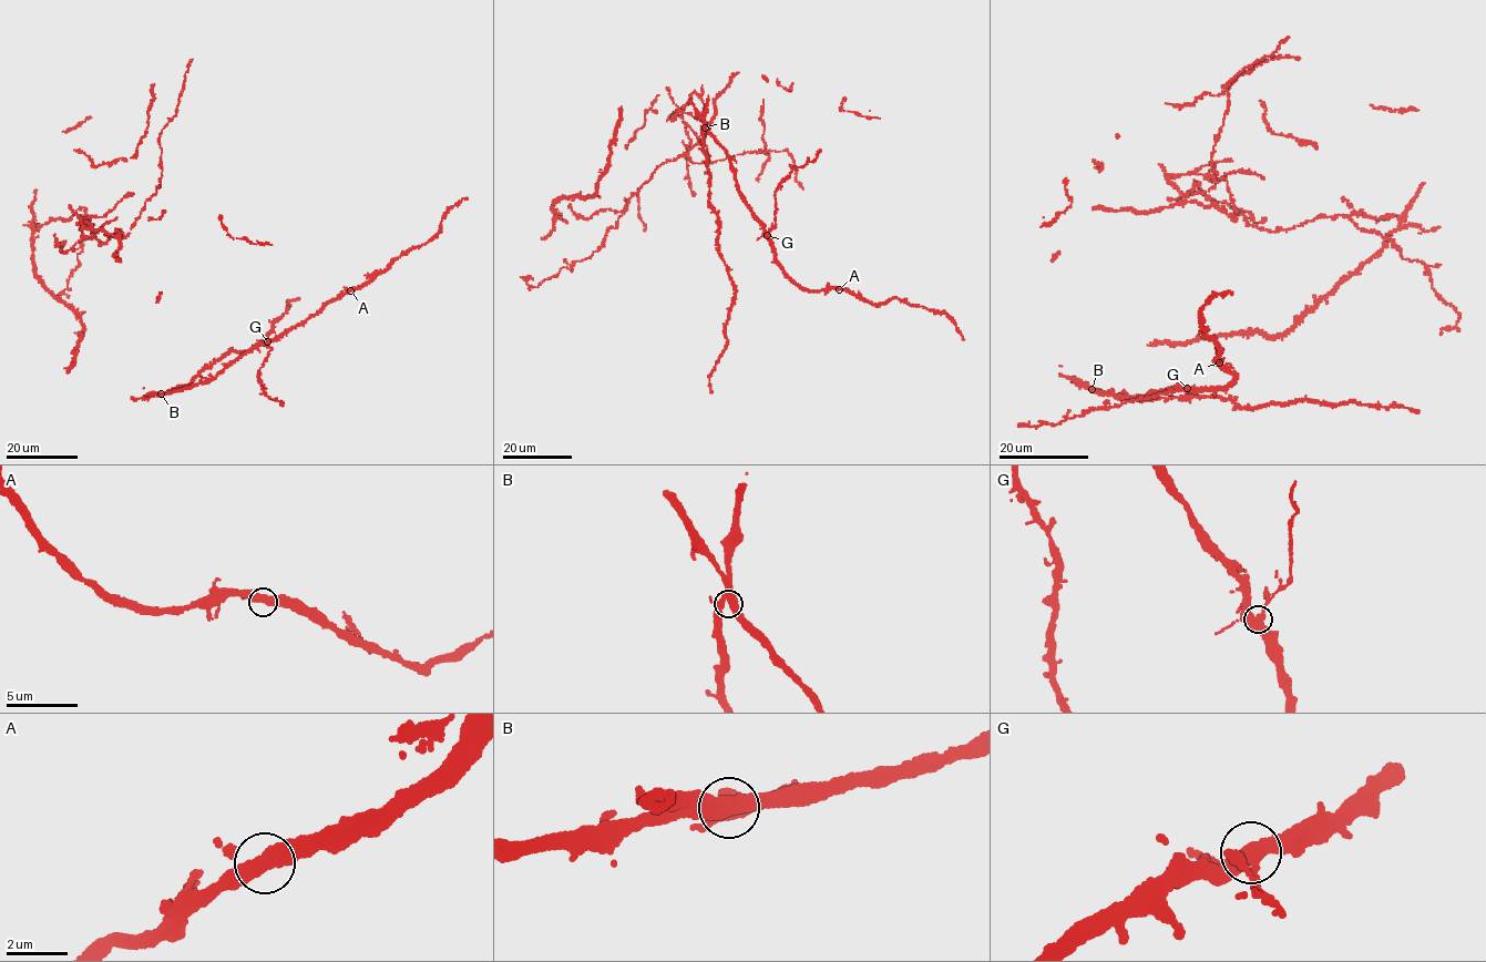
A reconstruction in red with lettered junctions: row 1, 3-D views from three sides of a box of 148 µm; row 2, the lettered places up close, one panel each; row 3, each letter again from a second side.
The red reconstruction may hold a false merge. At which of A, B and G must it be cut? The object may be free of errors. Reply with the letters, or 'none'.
G

